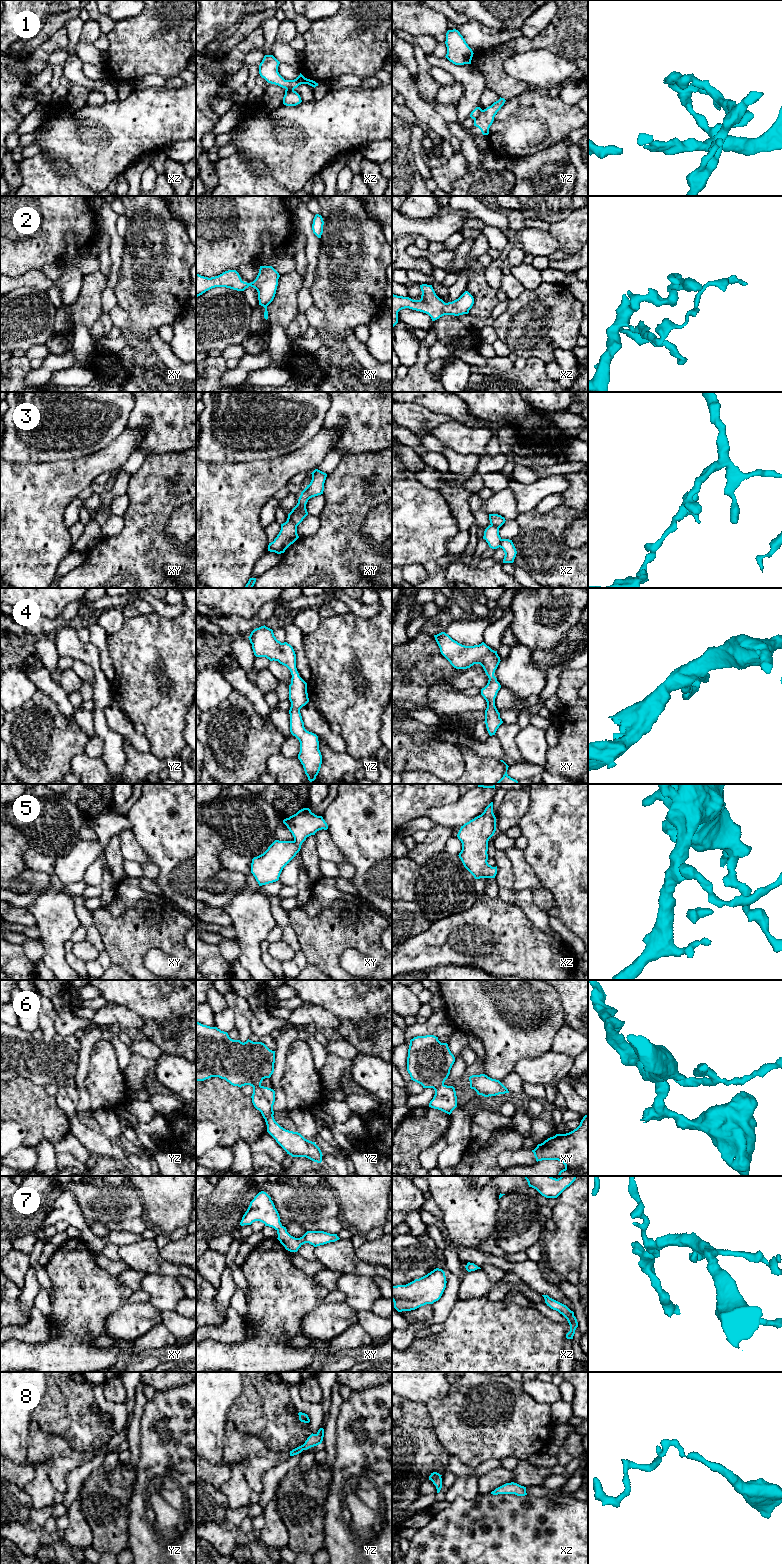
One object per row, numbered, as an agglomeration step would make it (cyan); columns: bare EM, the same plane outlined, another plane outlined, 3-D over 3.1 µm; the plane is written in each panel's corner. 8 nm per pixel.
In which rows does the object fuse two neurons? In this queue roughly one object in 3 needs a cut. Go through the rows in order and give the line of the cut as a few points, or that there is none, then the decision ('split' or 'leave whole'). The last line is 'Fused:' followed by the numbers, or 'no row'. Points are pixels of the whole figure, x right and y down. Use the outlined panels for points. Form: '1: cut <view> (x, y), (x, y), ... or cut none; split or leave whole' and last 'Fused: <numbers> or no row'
1: cut yz (481, 109), (474, 120); split
2: cut none; leave whole
3: cut xy (298, 503), (299, 508), (290, 516), (296, 526); split
4: cut none; leave whole
5: cut none; leave whole
6: cut xy (443, 1083), (434, 1089); split
7: cut none; leave whole
8: cut none; leave whole
Fused: 1, 3, 6

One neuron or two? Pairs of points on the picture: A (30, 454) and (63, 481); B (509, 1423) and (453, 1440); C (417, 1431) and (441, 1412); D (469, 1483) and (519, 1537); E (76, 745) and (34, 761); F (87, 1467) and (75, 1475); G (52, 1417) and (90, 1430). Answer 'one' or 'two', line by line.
A: two
B: one
C: two
D: two
E: one
F: one
G: one

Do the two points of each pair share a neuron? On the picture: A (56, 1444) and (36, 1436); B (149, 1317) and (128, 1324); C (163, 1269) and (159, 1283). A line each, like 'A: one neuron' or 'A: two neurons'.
A: one neuron
B: one neuron
C: two neurons

